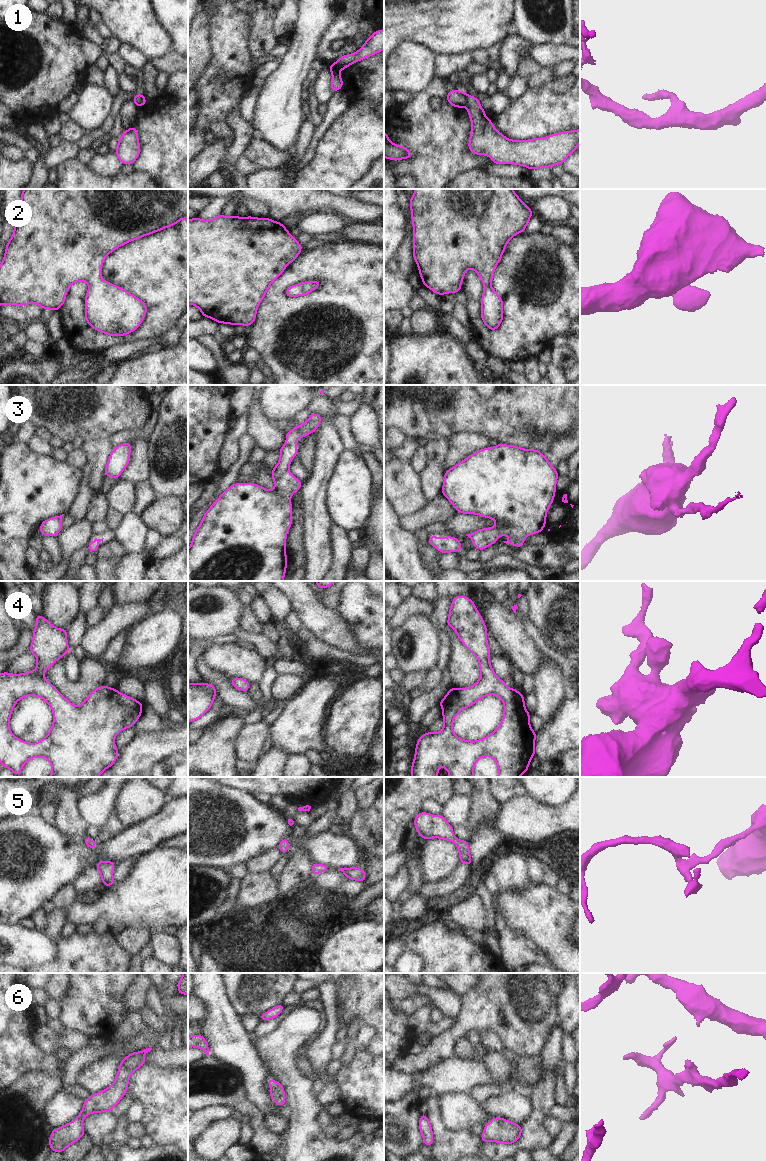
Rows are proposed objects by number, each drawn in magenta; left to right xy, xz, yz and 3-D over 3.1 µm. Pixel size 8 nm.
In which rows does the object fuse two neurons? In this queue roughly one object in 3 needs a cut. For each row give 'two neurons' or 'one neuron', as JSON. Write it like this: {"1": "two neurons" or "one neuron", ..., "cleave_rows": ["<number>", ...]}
{"1": "two neurons", "2": "one neuron", "3": "one neuron", "4": "one neuron", "5": "one neuron", "6": "one neuron", "cleave_rows": ["1"]}

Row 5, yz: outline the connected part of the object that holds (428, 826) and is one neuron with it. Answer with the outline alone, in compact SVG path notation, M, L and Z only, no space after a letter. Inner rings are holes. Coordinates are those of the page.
M420 812L414 818L414 825L418 831L418 835L424 840L441 838L452 841L459 850L460 862L471 867L469 842L459 840L453 835L453 827L446 821L443 814L434 816L426 812Z

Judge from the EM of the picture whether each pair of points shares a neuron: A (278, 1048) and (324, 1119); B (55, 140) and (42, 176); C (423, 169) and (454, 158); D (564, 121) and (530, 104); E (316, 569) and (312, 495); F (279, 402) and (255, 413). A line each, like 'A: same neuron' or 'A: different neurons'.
A: different neurons
B: different neurons
C: same neuron
D: same neuron
E: same neuron
F: different neurons

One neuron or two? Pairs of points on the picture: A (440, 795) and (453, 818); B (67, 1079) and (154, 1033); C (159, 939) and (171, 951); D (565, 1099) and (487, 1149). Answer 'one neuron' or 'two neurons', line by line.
A: two neurons
B: one neuron
C: one neuron
D: two neurons

